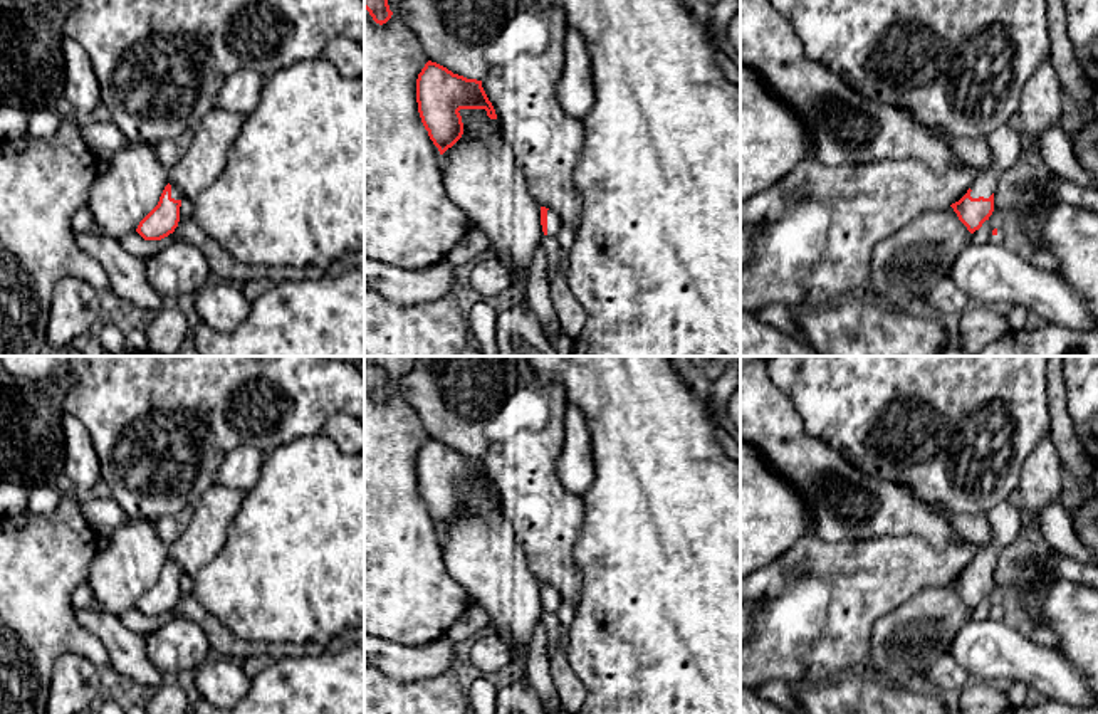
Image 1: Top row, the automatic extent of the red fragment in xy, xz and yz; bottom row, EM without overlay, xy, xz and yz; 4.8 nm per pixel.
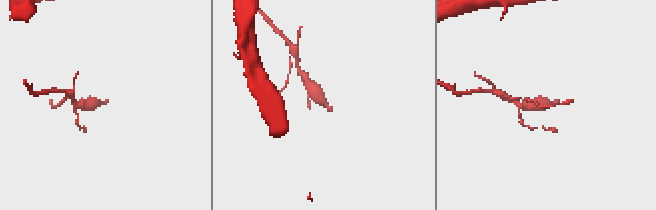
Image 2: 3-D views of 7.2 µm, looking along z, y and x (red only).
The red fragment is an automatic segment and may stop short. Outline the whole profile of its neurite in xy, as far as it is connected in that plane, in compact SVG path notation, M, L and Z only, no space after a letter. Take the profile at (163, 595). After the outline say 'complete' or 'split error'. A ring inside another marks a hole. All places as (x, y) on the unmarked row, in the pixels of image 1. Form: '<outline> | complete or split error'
M166 561L158 581L139 598L136 608L144 617L161 617L175 608L180 598L181 570L175 561Z | split error

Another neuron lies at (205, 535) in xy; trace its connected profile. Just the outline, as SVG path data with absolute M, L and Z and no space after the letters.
M217 482L193 506L193 517L186 529L170 544L170 561L180 564L181 575L195 576L218 554L243 496L245 491Z

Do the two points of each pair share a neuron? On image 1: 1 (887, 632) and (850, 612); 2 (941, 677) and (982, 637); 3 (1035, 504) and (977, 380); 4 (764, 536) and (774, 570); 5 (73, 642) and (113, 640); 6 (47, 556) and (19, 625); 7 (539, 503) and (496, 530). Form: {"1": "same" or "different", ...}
{"1": "different", "2": "different", "3": "different", "4": "different", "5": "different", "6": "same", "7": "different"}

